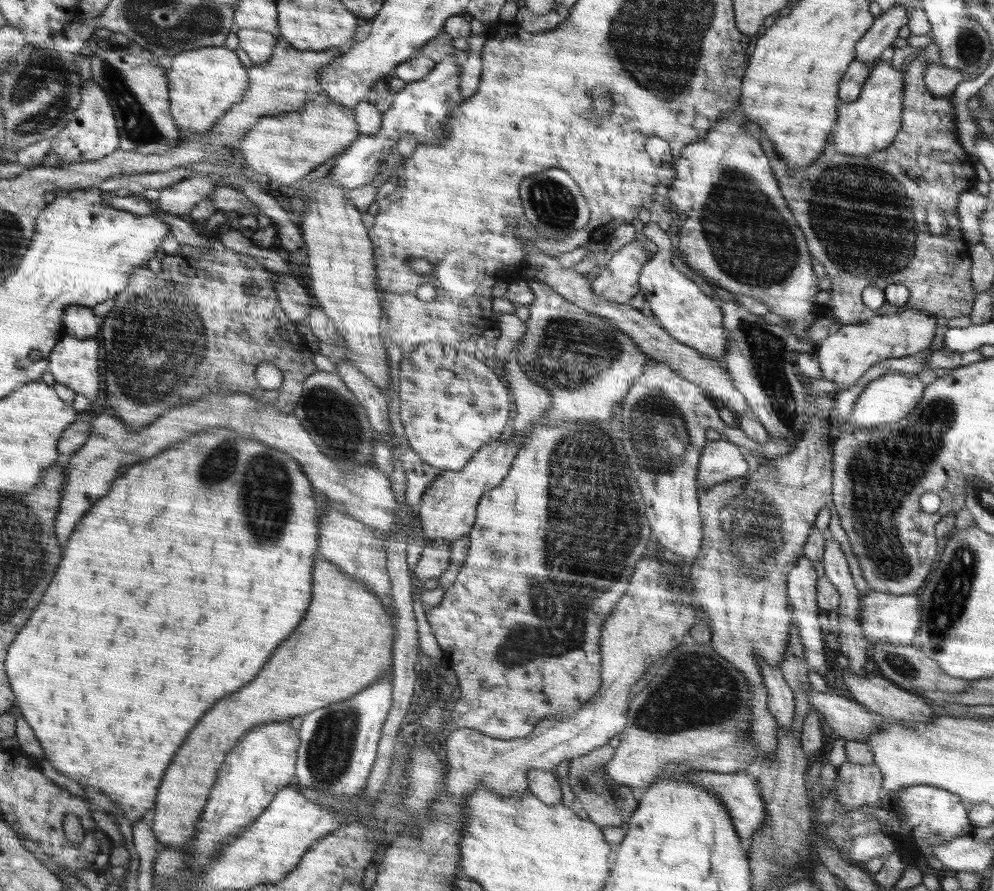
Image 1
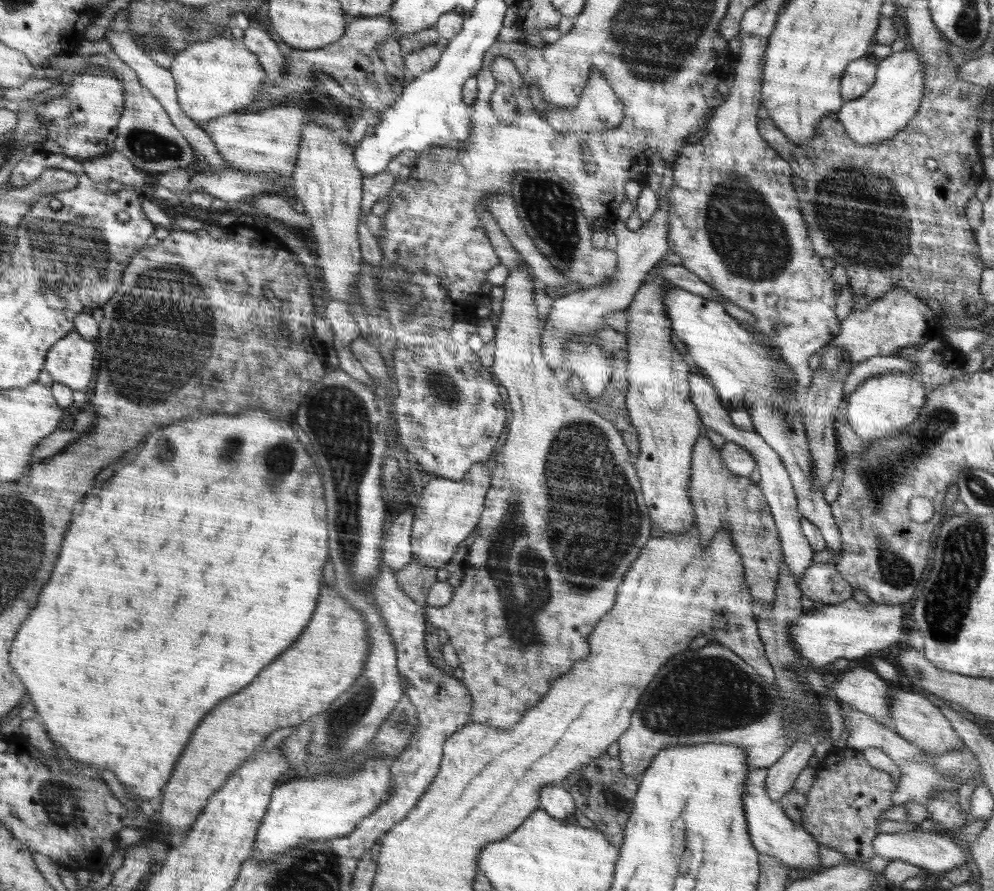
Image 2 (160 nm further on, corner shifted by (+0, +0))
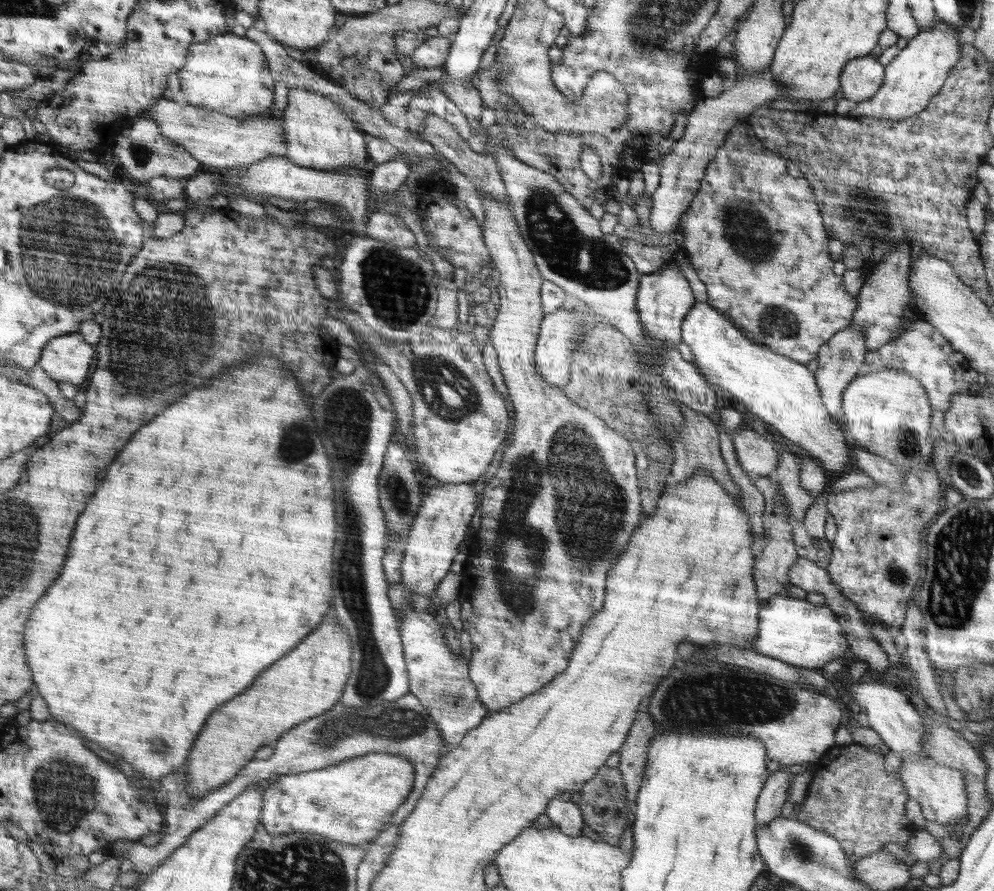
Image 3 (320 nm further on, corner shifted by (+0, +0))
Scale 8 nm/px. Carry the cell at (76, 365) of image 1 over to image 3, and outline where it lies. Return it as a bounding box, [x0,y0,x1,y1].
[39,332,94,385]

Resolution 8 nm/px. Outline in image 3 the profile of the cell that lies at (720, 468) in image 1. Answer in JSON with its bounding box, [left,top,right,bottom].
[733,429,780,478]

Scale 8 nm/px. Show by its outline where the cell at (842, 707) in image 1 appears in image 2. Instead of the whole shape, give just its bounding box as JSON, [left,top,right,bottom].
[844,706,959,805]

